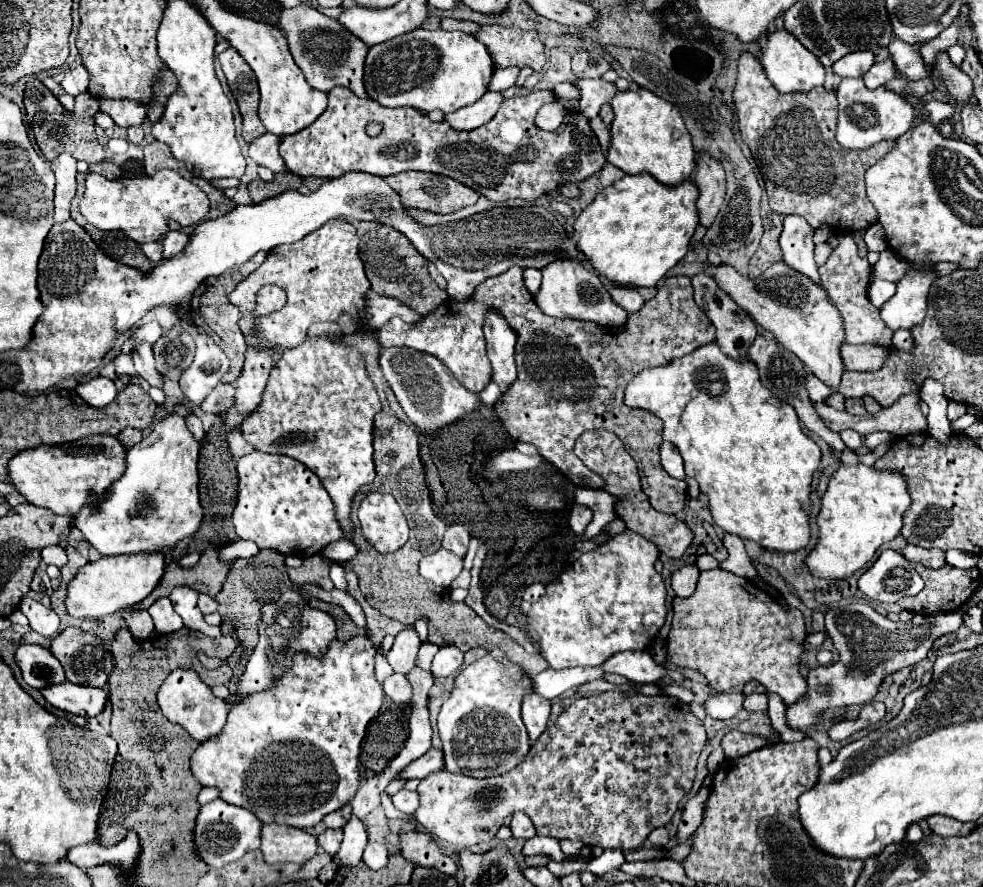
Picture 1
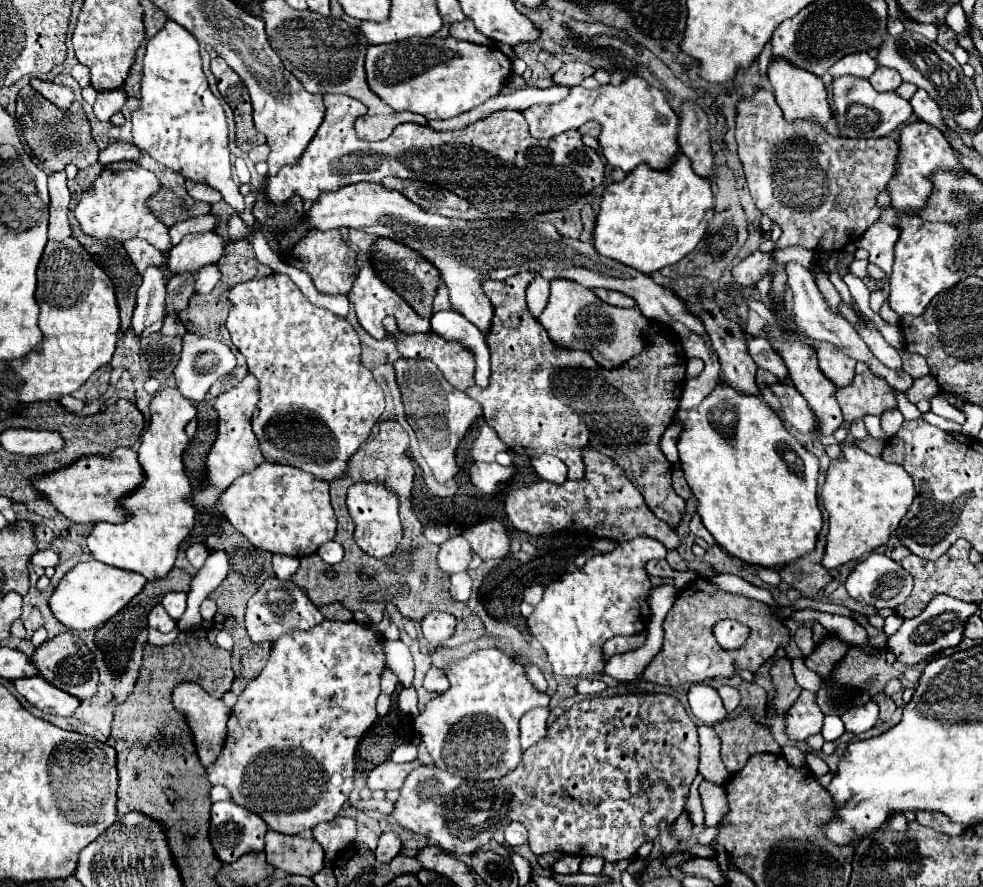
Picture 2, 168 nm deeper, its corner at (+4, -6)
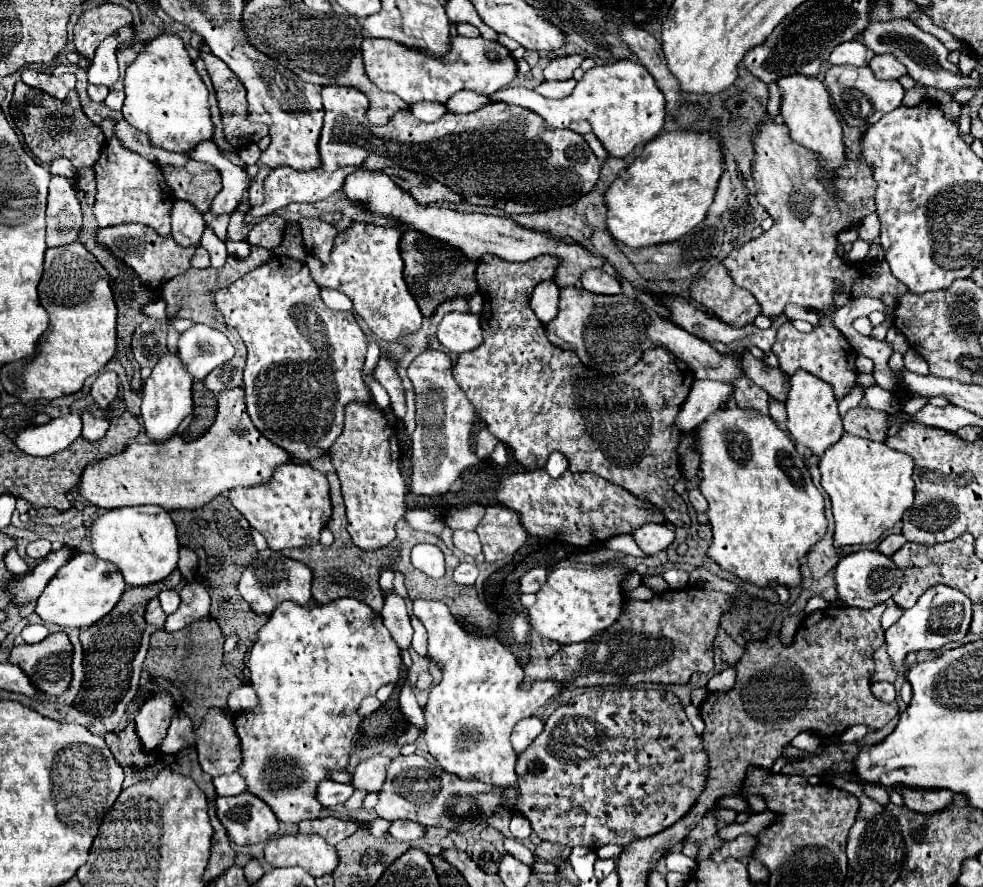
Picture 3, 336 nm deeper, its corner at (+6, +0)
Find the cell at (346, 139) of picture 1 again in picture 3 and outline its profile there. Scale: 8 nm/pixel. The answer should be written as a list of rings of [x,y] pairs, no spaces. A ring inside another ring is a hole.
[[[323,86],[321,90],[323,108],[325,108],[325,124],[319,140],[319,152],[323,166],[311,172],[297,172],[289,166],[279,166],[271,170],[265,180],[265,204],[253,206],[243,214],[243,226],[253,224],[257,218],[263,218],[277,208],[283,208],[291,202],[317,202],[333,192],[341,190],[343,180],[355,168],[369,168],[369,170],[383,170],[389,166],[401,166],[405,170],[421,172],[447,188],[455,194],[463,196],[469,204],[479,206],[493,206],[501,208],[507,214],[523,214],[523,212],[545,212],[551,208],[561,208],[573,204],[583,194],[591,192],[595,182],[599,180],[601,166],[597,156],[591,152],[585,138],[573,130],[555,130],[529,112],[529,108],[505,104],[505,102],[489,102],[477,112],[471,114],[445,114],[437,122],[421,122],[409,110],[397,112],[385,126],[371,126],[365,112],[369,110],[369,100],[357,88],[347,86]],[[473,130],[481,132],[481,138],[473,138]]]

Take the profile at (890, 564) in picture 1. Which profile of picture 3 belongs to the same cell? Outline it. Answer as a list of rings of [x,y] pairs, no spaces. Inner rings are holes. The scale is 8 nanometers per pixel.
[[[859,550],[859,552],[853,552],[841,558],[839,564],[833,568],[833,574],[835,574],[835,588],[837,588],[835,602],[841,602],[853,608],[861,608],[861,610],[869,610],[889,600],[899,590],[901,580],[903,580],[903,574],[893,564],[893,560],[885,554],[881,556],[881,552],[877,550]]]

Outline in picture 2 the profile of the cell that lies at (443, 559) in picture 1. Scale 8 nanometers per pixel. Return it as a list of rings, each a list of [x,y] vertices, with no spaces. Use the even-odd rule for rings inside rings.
[[[455,536],[441,544],[441,550],[437,554],[437,568],[453,576],[457,572],[465,572],[467,564],[471,562],[471,548],[463,536]]]

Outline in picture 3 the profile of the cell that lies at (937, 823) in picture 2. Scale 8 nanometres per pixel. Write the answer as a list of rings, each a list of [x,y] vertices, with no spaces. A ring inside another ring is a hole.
[[[901,788],[901,796],[907,808],[923,814],[943,810],[953,800],[953,794],[949,792],[921,792],[921,788]]]

